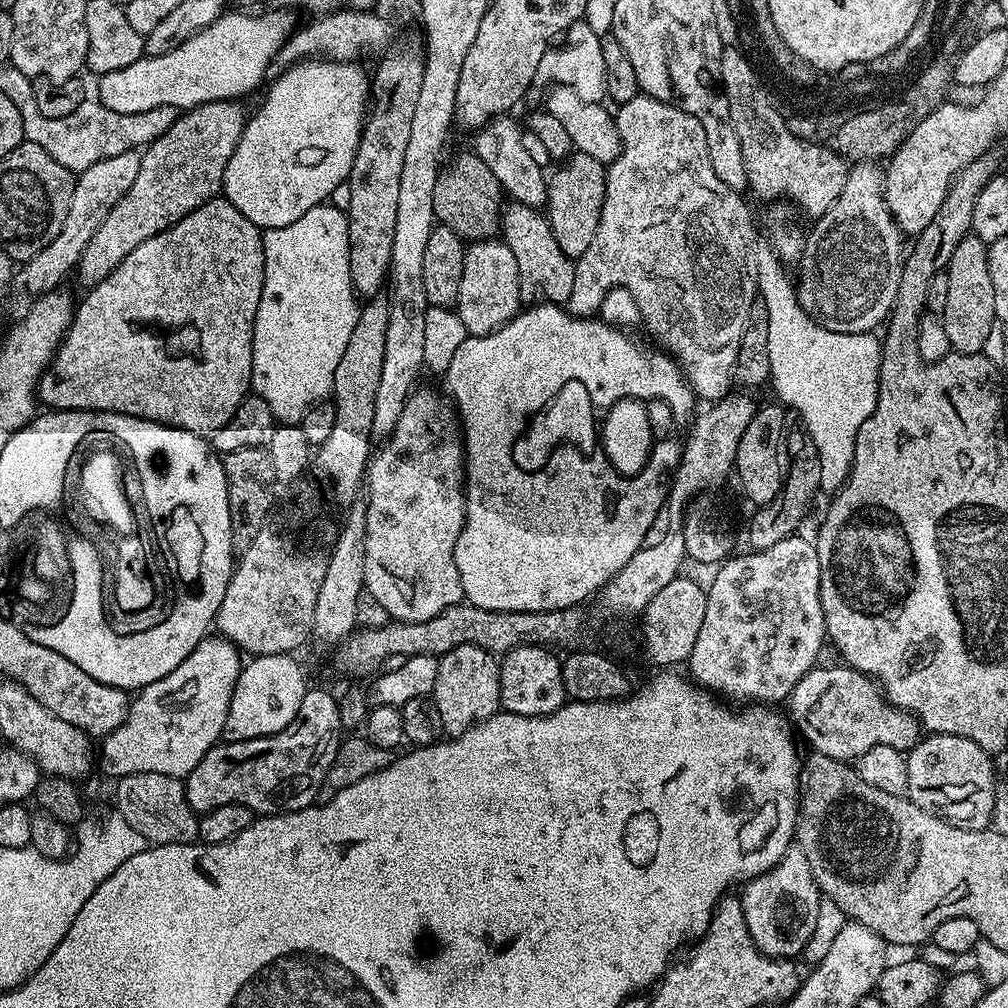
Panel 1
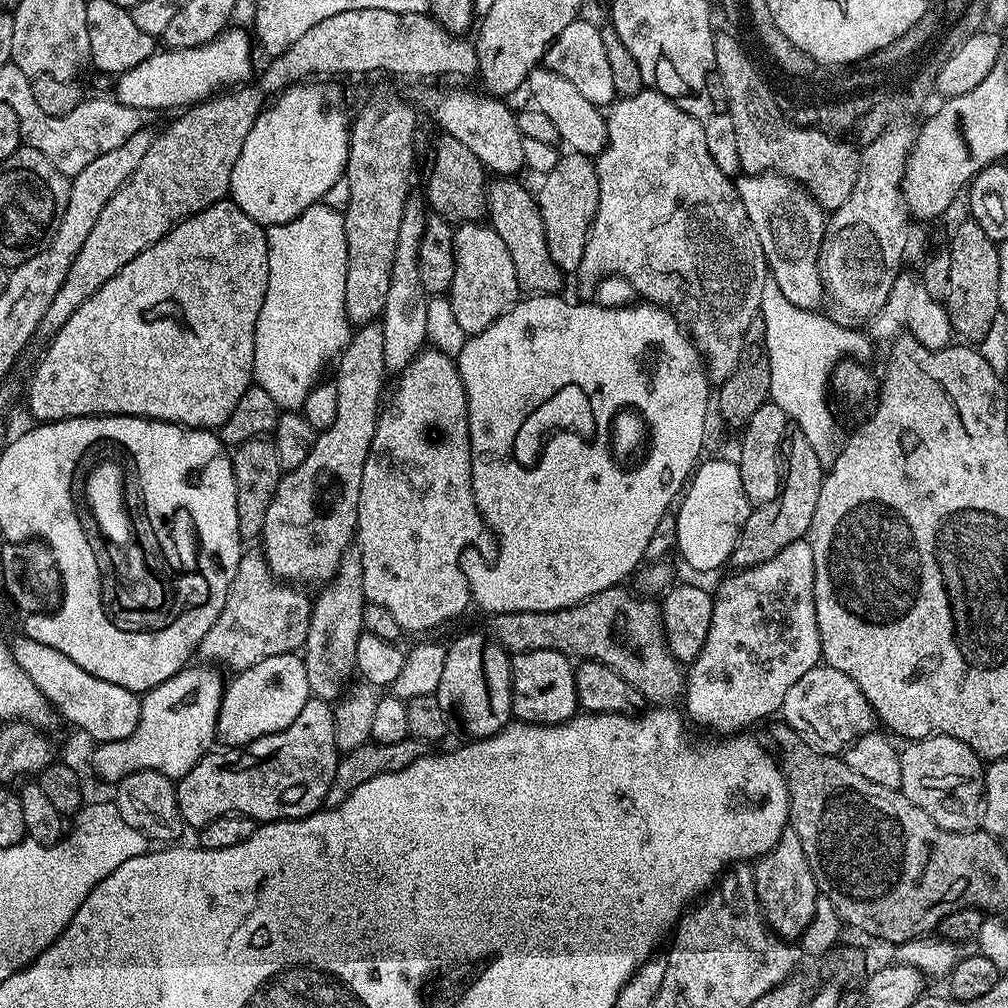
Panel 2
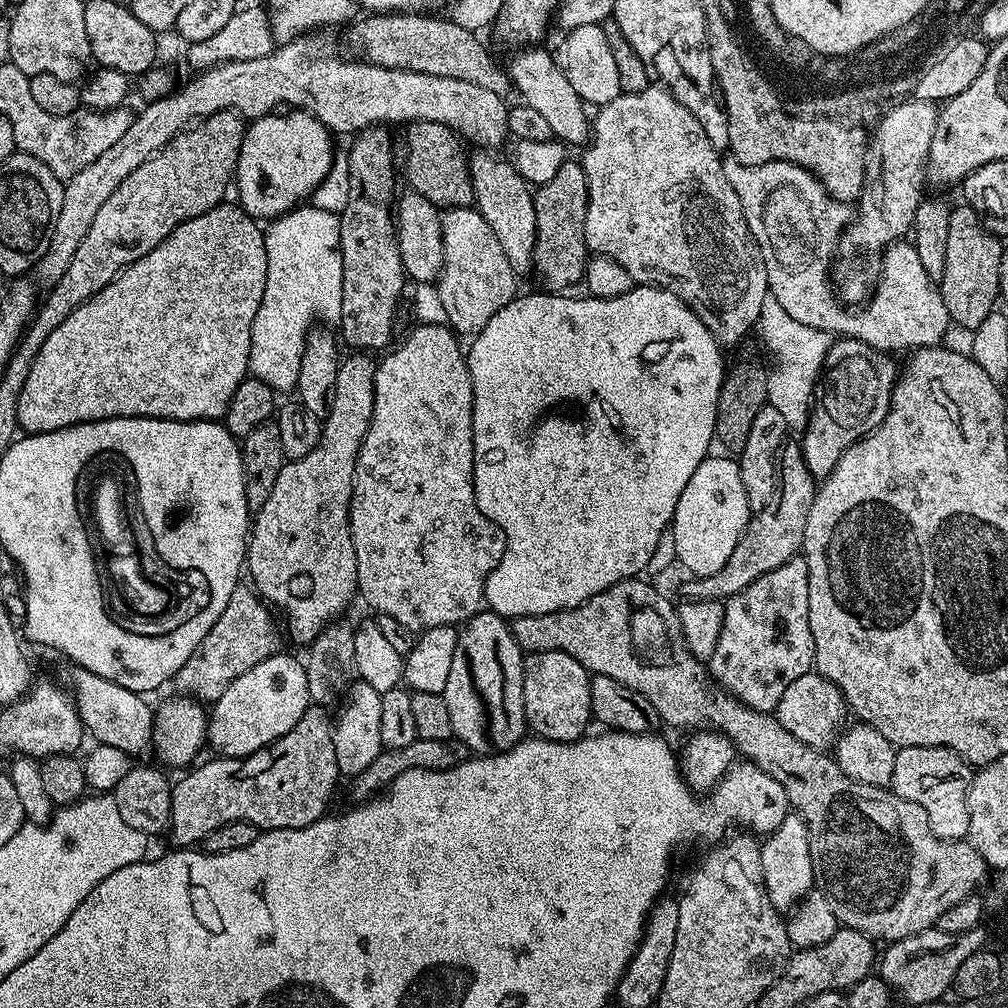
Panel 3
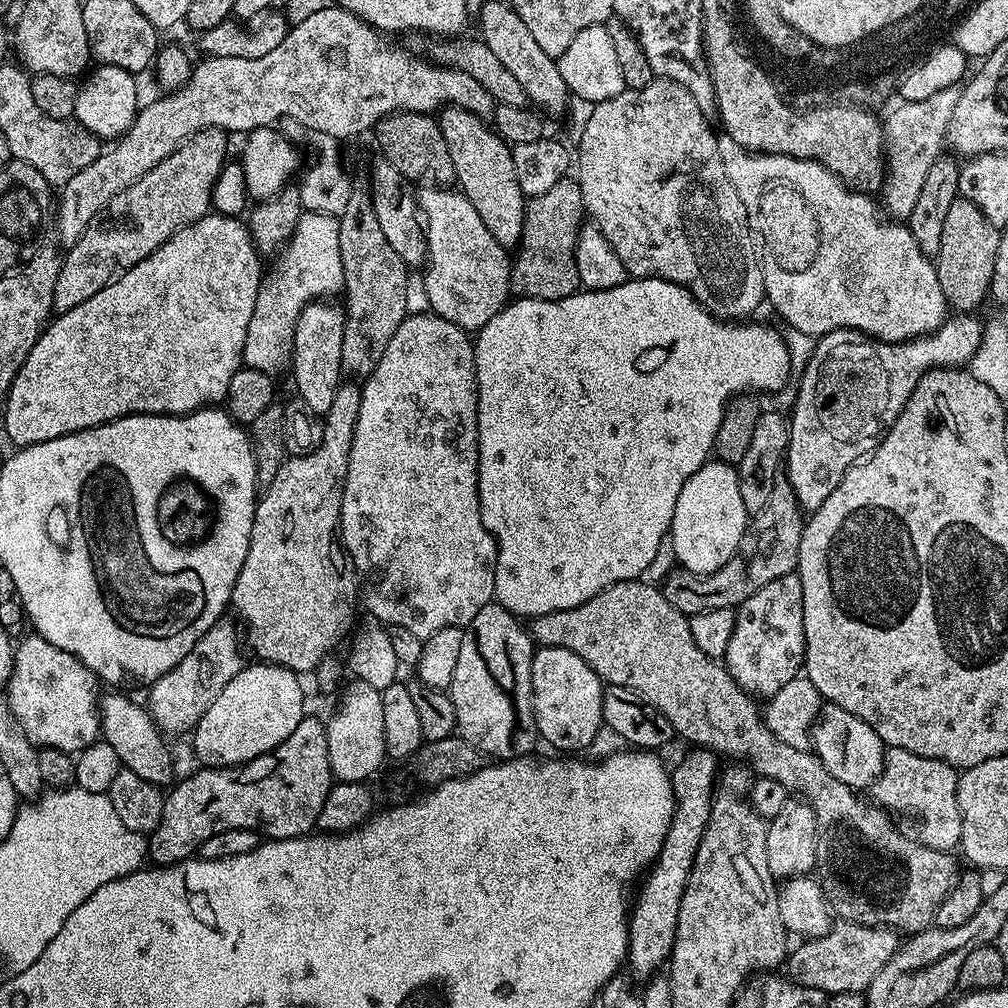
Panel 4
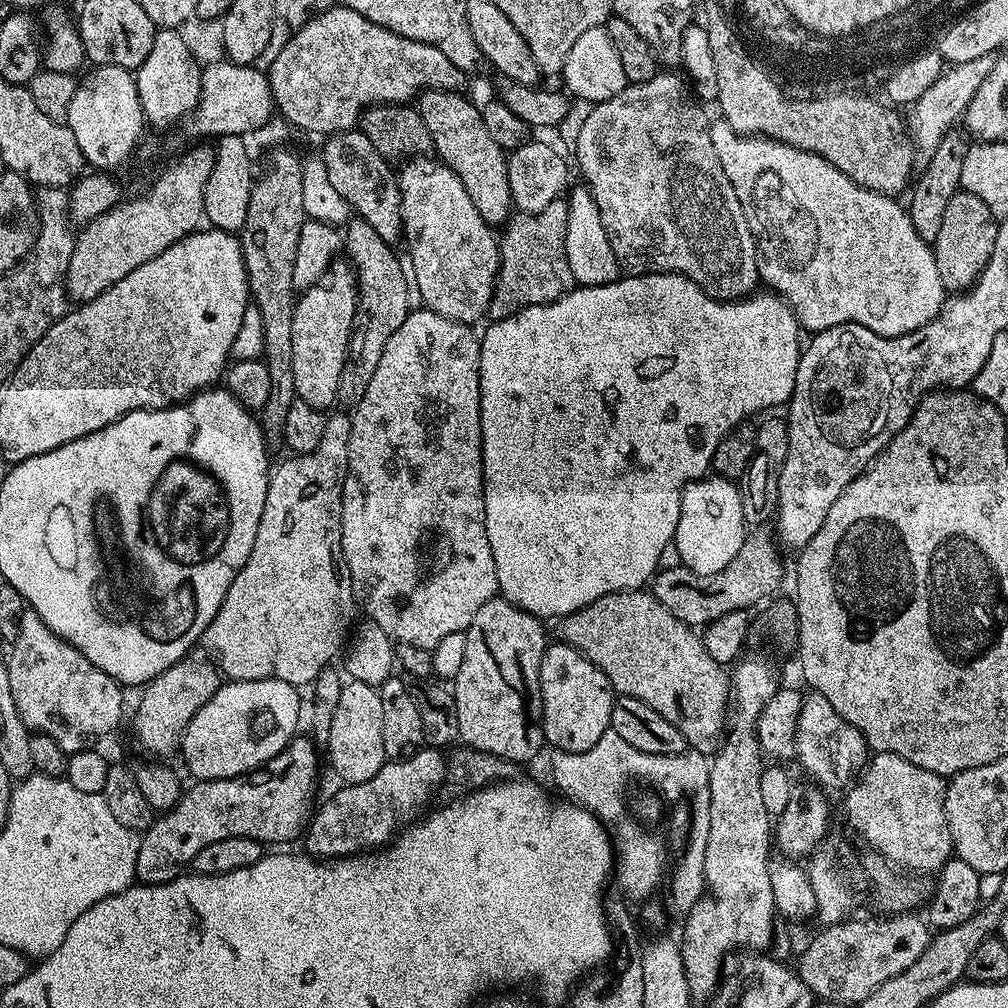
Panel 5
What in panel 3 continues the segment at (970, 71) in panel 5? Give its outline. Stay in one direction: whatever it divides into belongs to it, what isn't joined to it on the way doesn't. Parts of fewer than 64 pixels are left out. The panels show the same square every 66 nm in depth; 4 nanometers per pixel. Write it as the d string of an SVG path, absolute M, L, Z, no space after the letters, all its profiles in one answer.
M909 98L884 113L868 141L866 174L858 201L858 215L845 228L836 244L830 279L834 291L845 305L863 305L876 291L884 250L907 237L912 231L914 214L918 210L920 176L925 175L930 142L938 108L933 101Z

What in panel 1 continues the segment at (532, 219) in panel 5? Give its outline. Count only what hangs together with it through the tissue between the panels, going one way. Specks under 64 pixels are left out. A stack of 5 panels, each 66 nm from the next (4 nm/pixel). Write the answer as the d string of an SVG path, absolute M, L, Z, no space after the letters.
M573 151L557 168L560 169L553 176L551 173L548 180L548 225L550 230L554 230L554 238L558 238L558 246L562 246L568 256L578 258L586 254L586 246L590 246L594 230L598 230L598 222L602 218L608 177L606 165L598 162L598 158L590 158L590 154Z

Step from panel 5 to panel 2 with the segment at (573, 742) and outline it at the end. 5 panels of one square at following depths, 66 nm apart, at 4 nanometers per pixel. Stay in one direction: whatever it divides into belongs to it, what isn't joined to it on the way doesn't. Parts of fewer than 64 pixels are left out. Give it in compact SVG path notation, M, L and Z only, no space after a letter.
M530 650L512 656L512 715L525 724L562 724L577 715L573 661L554 650Z

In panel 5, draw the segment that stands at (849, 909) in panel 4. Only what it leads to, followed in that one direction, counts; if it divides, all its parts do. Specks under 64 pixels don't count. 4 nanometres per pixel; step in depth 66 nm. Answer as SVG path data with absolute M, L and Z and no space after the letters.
M651 591L606 594L590 602L585 608L571 612L569 616L559 617L555 624L555 639L590 658L590 662L594 662L594 666L598 666L598 670L606 674L613 693L633 696L646 702L646 706L658 710L658 714L662 714L662 718L666 718L666 722L670 722L670 726L674 726L674 730L682 734L689 749L712 754L720 747L728 719L728 702L732 695L729 673L725 665L710 658L704 648L701 633L693 625L674 618L674 614L670 614L670 610L666 610L666 606L662 606L662 602L658 602Z

